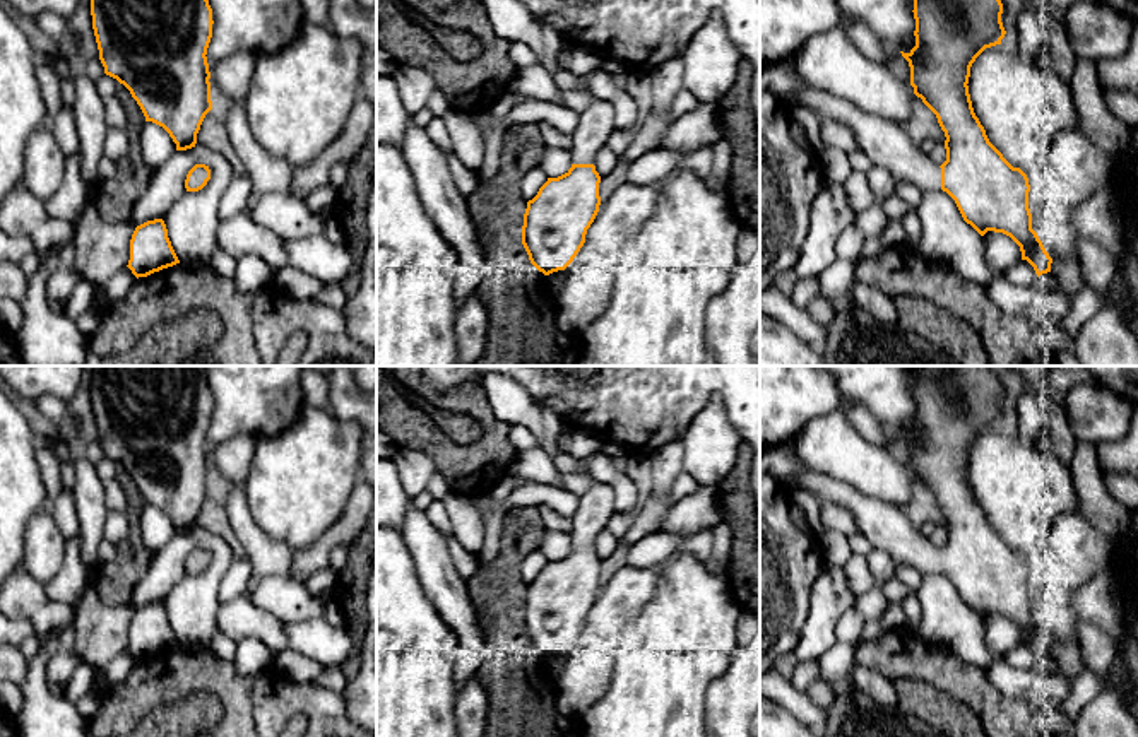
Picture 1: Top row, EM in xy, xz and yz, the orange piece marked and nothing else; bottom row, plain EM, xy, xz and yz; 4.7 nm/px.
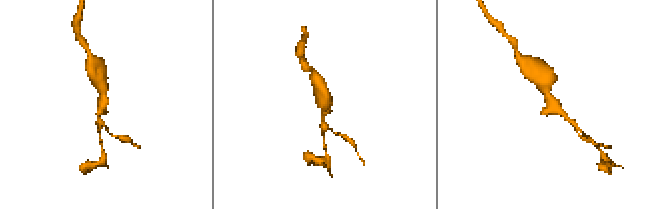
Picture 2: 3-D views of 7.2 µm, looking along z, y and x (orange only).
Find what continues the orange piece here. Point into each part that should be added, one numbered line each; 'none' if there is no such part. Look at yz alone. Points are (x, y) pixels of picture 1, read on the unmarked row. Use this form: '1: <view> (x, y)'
1: yz (885, 527)

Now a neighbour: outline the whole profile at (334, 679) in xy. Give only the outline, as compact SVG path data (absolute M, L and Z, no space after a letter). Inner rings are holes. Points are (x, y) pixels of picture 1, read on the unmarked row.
M339 667L334 669L325 669L318 677L317 682L318 686L330 689L337 694L342 694L346 686L347 686L347 677Z

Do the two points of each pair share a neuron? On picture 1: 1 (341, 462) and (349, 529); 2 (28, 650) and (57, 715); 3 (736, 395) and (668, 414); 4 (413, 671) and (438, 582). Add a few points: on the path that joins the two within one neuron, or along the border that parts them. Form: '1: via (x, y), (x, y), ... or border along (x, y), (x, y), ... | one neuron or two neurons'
1: border along (358, 479), (343, 513), (320, 536) | two neurons
2: border along (40, 638), (40, 650), (28, 660) | two neurons
3: via (719, 389), (693, 389), (685, 397) | one neuron
4: border along (414, 566), (425, 595), (456, 635) | two neurons

